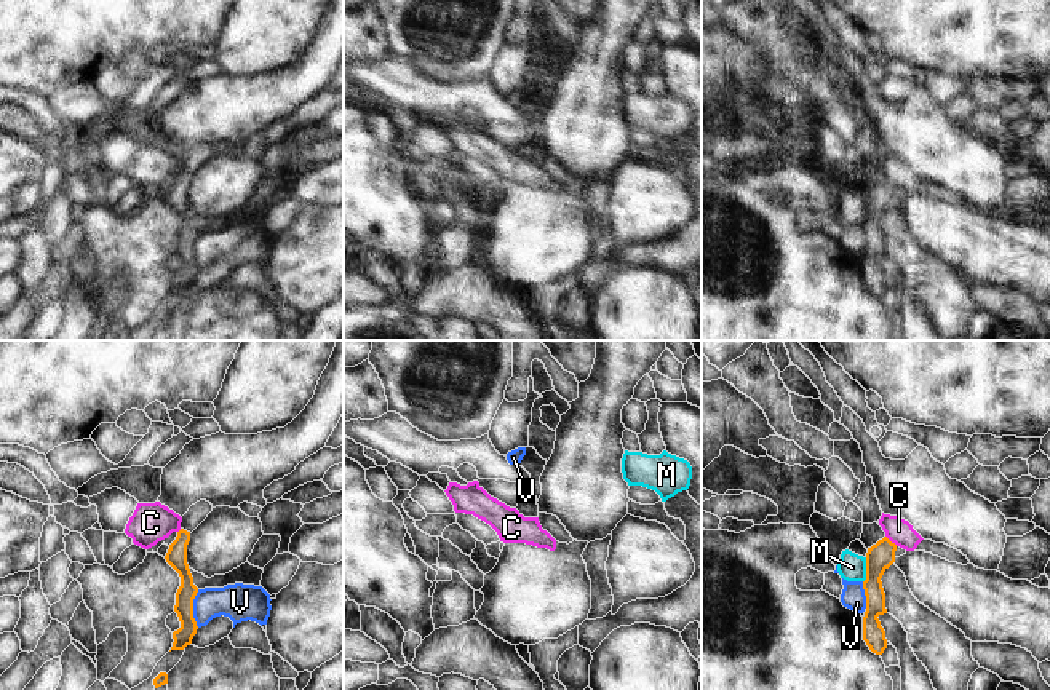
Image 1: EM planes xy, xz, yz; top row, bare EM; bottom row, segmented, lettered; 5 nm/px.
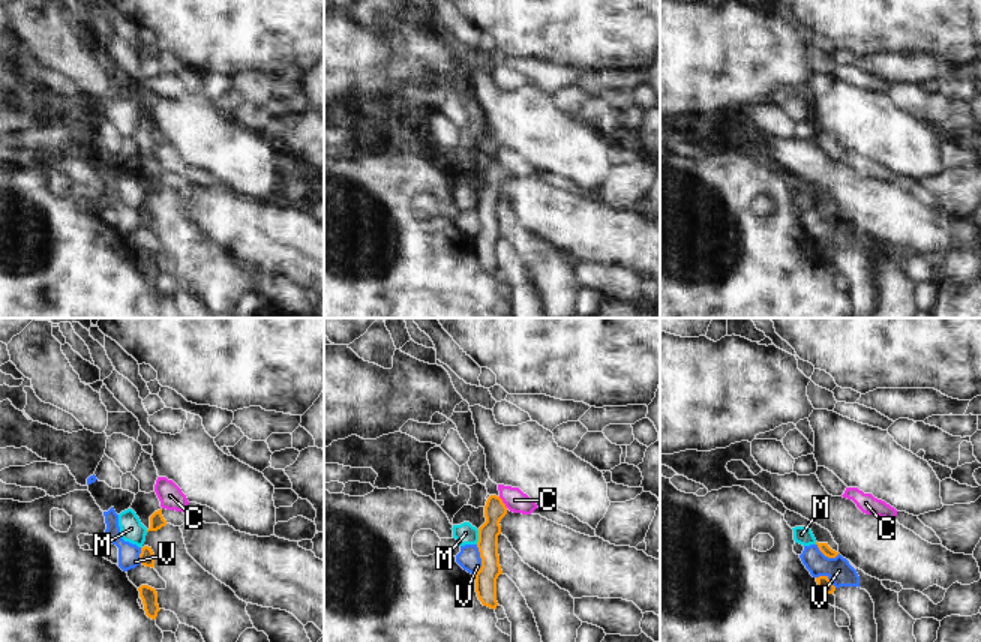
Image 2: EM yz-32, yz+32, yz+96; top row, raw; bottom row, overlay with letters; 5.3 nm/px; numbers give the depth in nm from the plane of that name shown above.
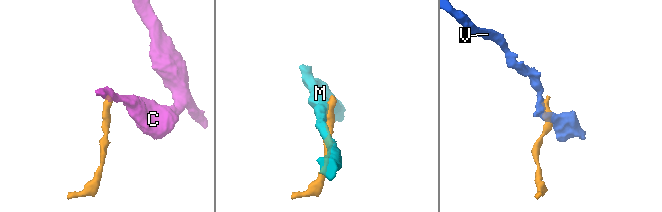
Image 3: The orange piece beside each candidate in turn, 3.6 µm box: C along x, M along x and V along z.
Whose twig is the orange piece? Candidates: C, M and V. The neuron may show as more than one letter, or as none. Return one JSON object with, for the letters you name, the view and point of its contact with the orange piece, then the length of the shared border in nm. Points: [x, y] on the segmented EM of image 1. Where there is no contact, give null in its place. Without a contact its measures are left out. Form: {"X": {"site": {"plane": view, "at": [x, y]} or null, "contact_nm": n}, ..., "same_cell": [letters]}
{"same_cell": []}

